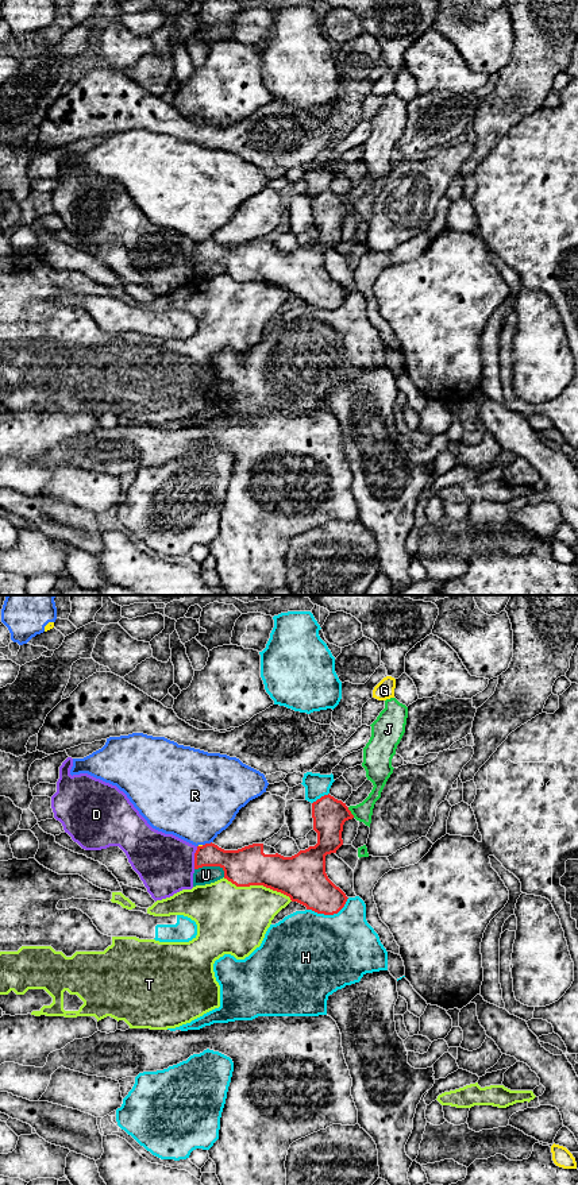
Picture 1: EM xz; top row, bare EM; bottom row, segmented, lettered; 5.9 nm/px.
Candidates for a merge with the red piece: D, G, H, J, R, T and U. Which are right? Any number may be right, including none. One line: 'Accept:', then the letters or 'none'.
Accept: none

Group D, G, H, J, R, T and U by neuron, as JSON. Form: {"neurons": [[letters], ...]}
{"neurons": [["D"], ["G", "R"], ["H"], ["J"], ["T"], ["U"]]}

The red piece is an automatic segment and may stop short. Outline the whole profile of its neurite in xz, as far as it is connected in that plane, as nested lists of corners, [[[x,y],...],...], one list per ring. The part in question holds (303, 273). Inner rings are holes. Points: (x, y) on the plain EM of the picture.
[[[324,190],[312,198],[313,225],[317,239],[284,252],[274,243],[253,239],[238,246],[224,246],[215,239],[197,242],[194,265],[220,262],[224,274],[236,282],[263,281],[281,287],[317,309],[338,309],[346,289],[325,269],[325,251],[343,240],[342,227],[354,211],[342,196]]]

